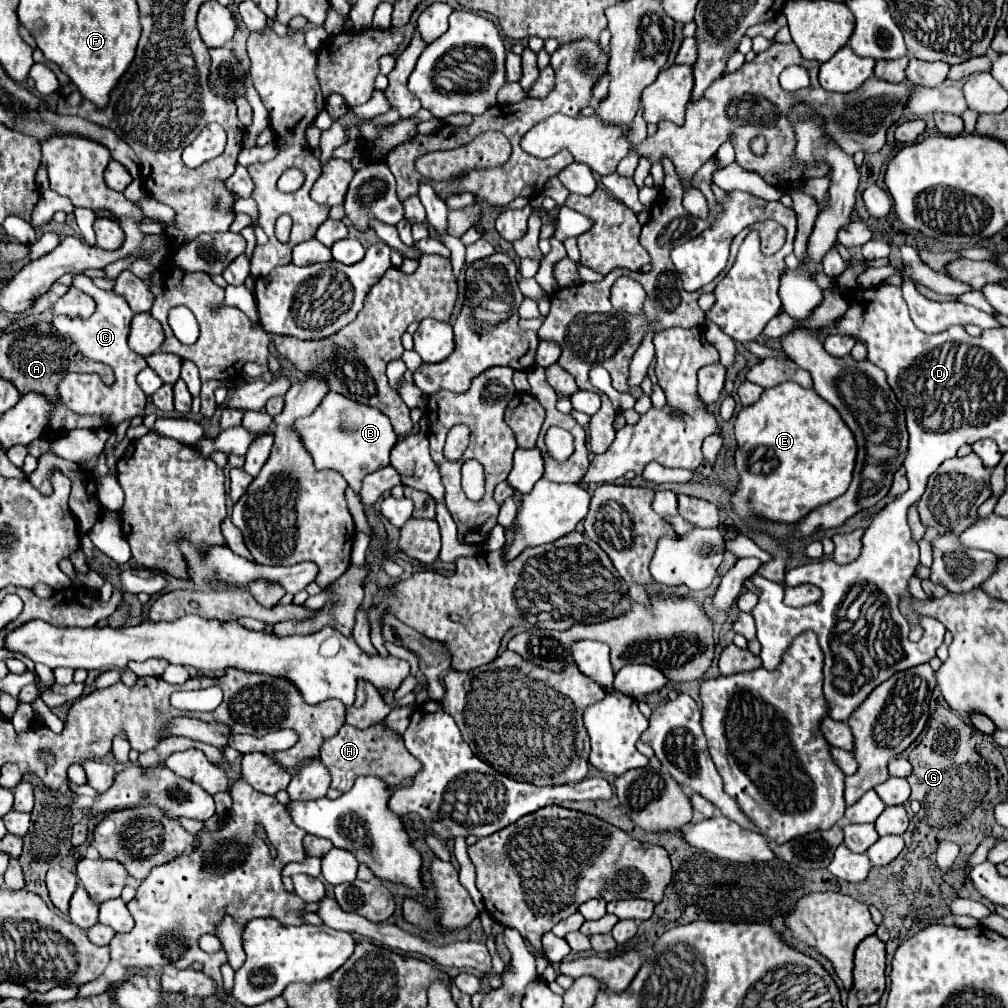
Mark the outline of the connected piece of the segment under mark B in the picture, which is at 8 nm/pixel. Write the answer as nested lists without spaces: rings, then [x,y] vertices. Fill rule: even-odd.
[[[329,392],[311,416],[299,418],[293,424],[293,430],[297,430],[301,436],[301,442],[305,450],[309,450],[315,468],[339,472],[355,490],[359,500],[363,478],[379,468],[389,466],[389,452],[397,442],[397,434],[383,412],[353,402],[337,392]]]

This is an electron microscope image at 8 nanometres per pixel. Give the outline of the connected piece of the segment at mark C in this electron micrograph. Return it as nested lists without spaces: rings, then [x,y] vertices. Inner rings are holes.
[[[82,274],[74,277],[72,285],[91,296],[97,302],[97,310],[89,318],[55,316],[53,324],[61,334],[69,336],[87,358],[109,364],[115,372],[115,384],[105,386],[101,382],[101,378],[95,374],[67,374],[59,384],[59,396],[61,396],[61,402],[69,410],[73,410],[77,414],[101,414],[107,418],[107,422],[109,422],[107,426],[115,428],[125,418],[135,418],[135,416],[143,414],[145,400],[147,400],[147,396],[143,394],[143,390],[135,382],[137,372],[147,368],[147,362],[143,356],[135,354],[127,346],[127,334],[129,334],[129,324],[133,320],[133,310],[129,308],[125,298],[121,298],[115,292],[107,292],[107,290],[97,288],[91,279]],[[85,284],[87,284],[87,288],[85,288]]]

